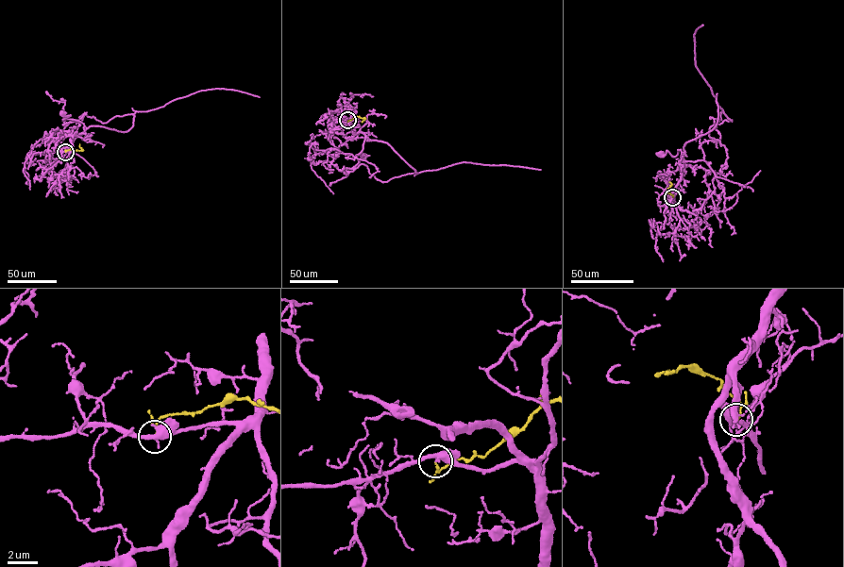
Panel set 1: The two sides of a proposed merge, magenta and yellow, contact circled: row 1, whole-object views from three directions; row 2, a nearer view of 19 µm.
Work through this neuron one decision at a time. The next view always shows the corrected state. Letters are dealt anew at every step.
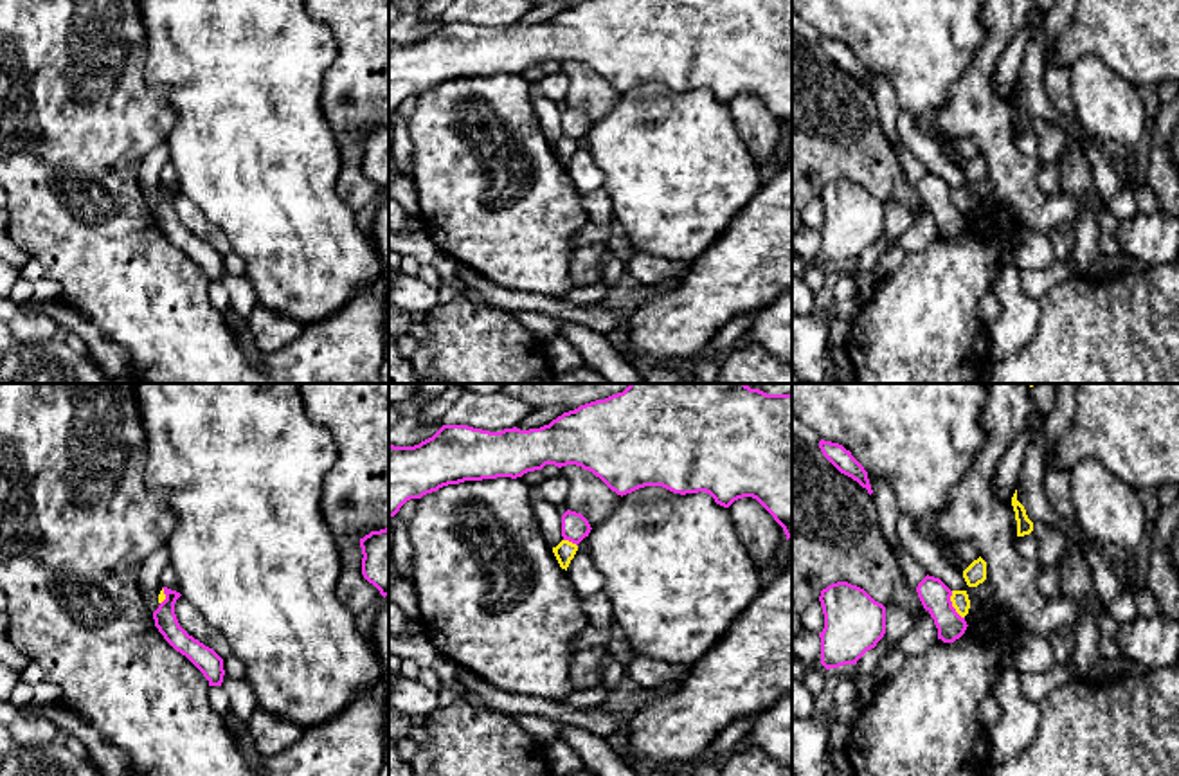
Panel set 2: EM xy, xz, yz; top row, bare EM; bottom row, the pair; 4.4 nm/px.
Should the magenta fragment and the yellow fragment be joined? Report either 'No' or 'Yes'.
No

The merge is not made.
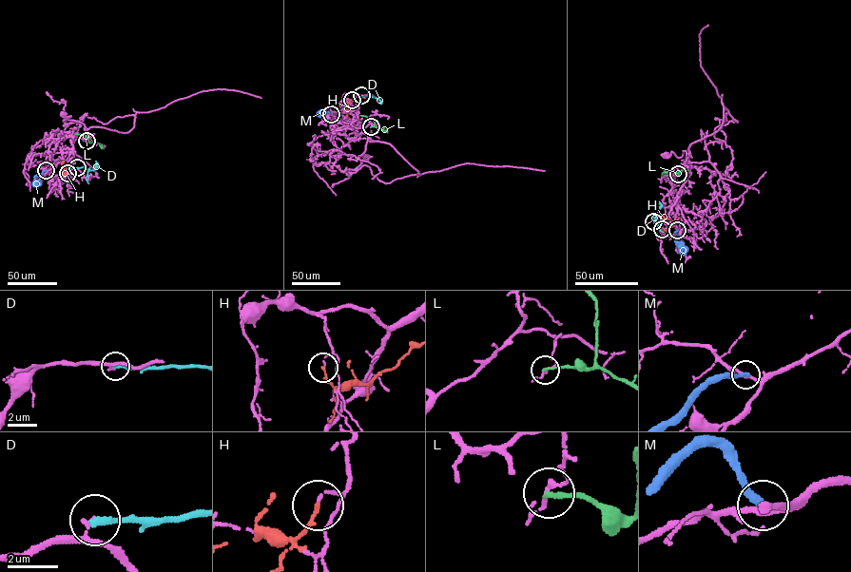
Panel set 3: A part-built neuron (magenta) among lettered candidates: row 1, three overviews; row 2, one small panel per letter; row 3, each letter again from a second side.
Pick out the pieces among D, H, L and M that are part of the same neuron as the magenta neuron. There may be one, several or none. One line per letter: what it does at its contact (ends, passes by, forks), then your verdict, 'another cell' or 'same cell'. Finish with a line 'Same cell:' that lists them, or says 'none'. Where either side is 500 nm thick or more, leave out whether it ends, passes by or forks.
D: it ends | another cell
H: it ends | another cell
L: it ends | another cell
M: it ends | another cell
Same cell: none

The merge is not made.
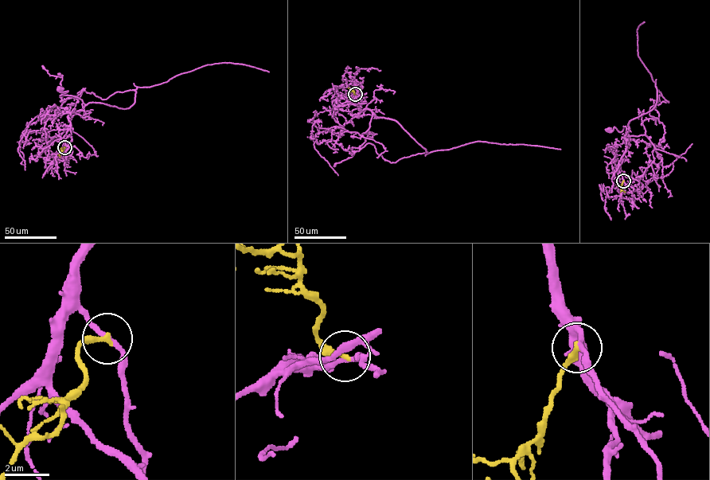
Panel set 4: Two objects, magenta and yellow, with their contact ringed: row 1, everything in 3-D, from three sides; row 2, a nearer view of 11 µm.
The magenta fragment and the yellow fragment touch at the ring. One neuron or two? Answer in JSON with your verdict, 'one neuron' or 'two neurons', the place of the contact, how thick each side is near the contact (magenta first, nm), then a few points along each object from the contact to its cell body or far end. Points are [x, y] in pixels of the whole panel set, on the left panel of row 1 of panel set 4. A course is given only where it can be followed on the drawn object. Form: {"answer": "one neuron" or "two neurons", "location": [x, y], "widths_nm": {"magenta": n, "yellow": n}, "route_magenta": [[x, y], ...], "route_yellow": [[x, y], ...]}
{"answer": "two neurons", "location": [64, 147], "widths_nm": {"magenta": 190, "yellow": 280}, "route_magenta": [[64, 146], [70, 125], [68, 116], [83, 109], [83, 101], [60, 95], [68, 91], [60, 89]], "route_yellow": [[64, 146], [60, 157]]}

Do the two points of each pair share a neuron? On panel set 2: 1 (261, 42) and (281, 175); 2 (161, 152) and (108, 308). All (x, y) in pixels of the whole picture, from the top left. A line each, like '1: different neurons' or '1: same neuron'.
1: same neuron
2: different neurons

